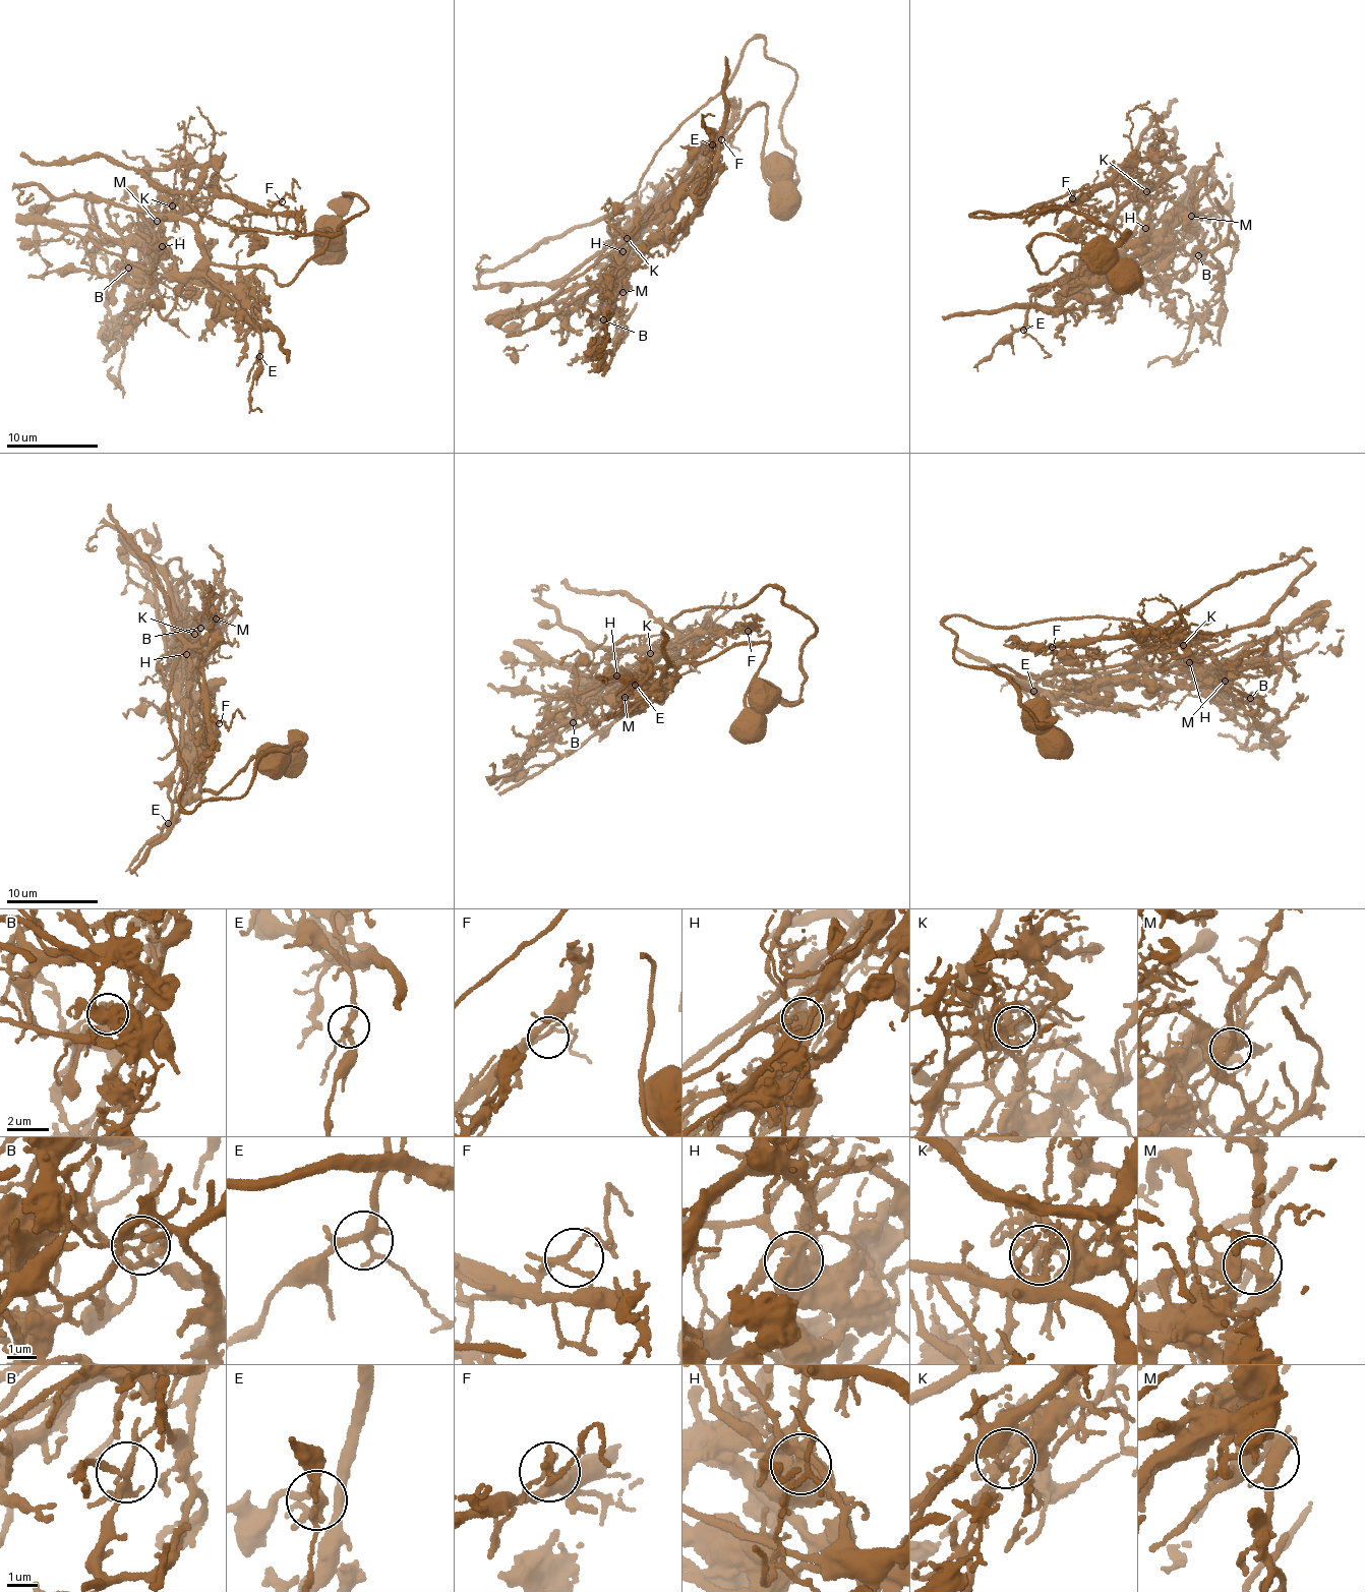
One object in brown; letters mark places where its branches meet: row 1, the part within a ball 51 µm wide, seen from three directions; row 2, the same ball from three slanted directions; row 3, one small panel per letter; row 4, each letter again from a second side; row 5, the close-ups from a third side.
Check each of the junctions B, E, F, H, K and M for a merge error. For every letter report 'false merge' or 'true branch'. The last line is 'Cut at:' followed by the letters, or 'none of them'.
B: false merge
E: true branch
F: true branch
H: false merge
K: false merge
M: true branch
Cut at: B, H, K

